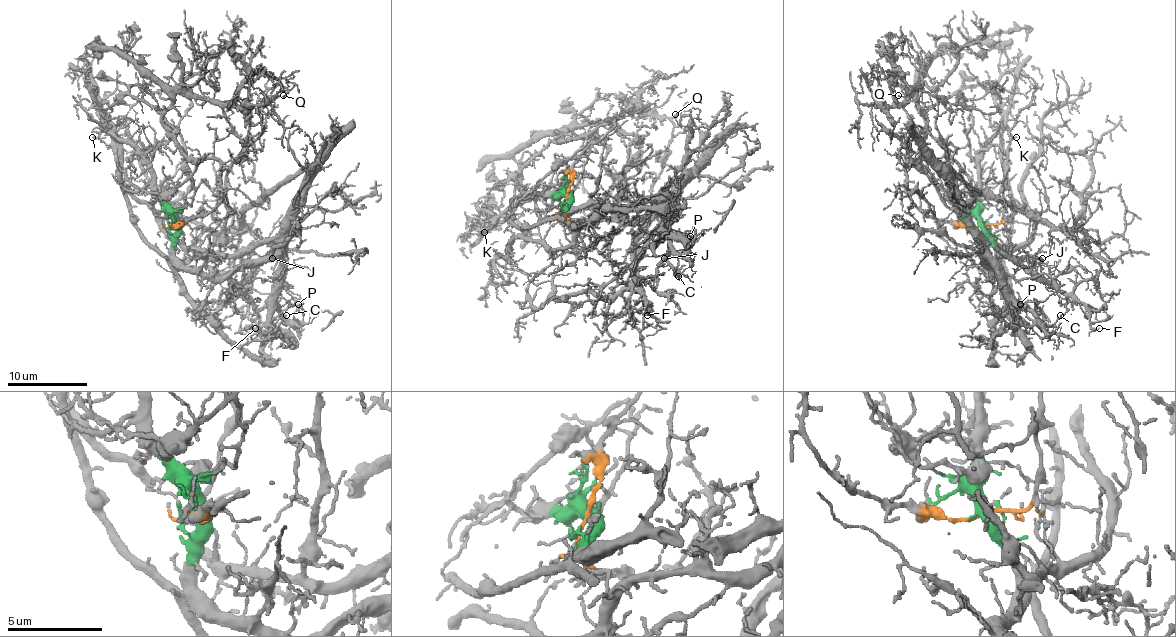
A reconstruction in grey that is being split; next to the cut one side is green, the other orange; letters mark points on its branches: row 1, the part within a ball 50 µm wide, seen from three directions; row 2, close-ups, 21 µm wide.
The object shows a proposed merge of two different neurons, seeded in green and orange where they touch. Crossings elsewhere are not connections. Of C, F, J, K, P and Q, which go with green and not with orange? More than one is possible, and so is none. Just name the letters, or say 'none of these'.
C, F, J, K, P

